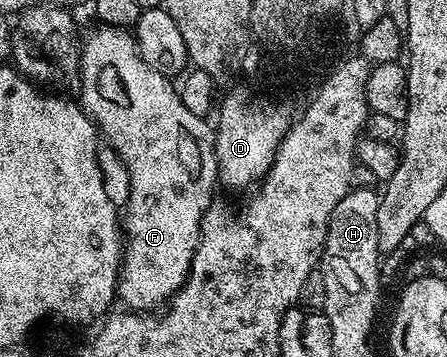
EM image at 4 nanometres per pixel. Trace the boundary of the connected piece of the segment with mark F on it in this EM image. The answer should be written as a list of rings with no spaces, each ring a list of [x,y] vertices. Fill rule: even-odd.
[[[99,27],[96,33],[88,35],[87,42],[82,42],[81,52],[79,54],[79,63],[77,66],[78,81],[79,94],[77,94],[77,100],[79,104],[82,105],[83,110],[95,122],[100,134],[106,140],[108,137],[111,140],[112,147],[119,152],[119,157],[123,160],[124,167],[127,168],[127,181],[131,184],[131,190],[127,193],[127,214],[124,212],[121,217],[121,225],[125,230],[125,252],[119,274],[117,297],[120,302],[124,301],[127,304],[124,306],[128,310],[151,311],[170,301],[171,296],[187,282],[187,272],[191,269],[193,255],[197,251],[201,221],[205,215],[205,211],[210,207],[213,198],[216,196],[215,189],[217,190],[219,164],[217,163],[217,155],[215,154],[215,134],[212,126],[209,124],[208,118],[200,117],[195,109],[185,107],[185,103],[181,103],[178,88],[174,84],[171,86],[172,78],[168,74],[149,68],[145,63],[145,59],[141,59],[135,38],[128,30]]]

